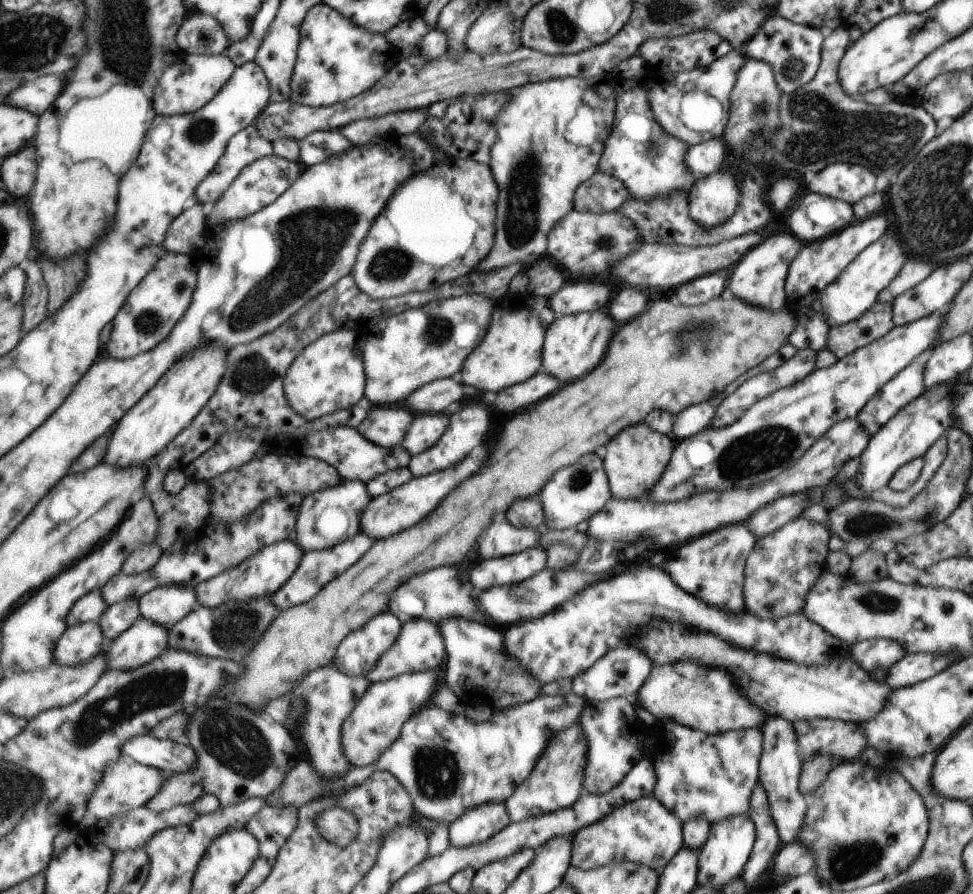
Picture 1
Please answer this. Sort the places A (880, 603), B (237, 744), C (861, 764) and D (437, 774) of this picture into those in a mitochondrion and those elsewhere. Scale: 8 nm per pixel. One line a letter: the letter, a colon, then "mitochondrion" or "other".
A: mitochondrion
B: mitochondrion
C: other
D: mitochondrion

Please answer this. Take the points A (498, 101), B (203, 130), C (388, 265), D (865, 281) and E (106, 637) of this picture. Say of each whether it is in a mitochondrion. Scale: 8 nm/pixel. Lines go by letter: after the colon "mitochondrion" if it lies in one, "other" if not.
A: mitochondrion
B: mitochondrion
C: mitochondrion
D: other
E: other

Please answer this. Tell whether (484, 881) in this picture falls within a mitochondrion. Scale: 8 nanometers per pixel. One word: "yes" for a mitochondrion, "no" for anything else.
no

